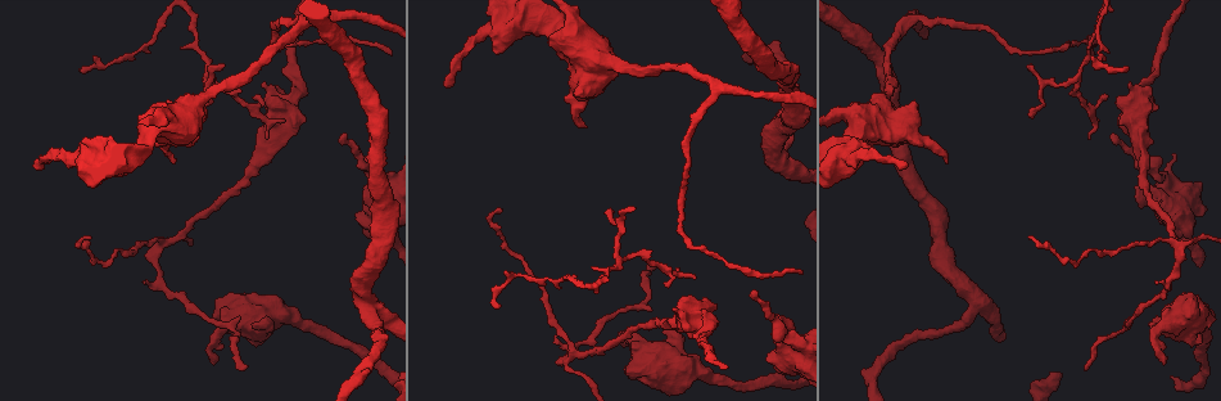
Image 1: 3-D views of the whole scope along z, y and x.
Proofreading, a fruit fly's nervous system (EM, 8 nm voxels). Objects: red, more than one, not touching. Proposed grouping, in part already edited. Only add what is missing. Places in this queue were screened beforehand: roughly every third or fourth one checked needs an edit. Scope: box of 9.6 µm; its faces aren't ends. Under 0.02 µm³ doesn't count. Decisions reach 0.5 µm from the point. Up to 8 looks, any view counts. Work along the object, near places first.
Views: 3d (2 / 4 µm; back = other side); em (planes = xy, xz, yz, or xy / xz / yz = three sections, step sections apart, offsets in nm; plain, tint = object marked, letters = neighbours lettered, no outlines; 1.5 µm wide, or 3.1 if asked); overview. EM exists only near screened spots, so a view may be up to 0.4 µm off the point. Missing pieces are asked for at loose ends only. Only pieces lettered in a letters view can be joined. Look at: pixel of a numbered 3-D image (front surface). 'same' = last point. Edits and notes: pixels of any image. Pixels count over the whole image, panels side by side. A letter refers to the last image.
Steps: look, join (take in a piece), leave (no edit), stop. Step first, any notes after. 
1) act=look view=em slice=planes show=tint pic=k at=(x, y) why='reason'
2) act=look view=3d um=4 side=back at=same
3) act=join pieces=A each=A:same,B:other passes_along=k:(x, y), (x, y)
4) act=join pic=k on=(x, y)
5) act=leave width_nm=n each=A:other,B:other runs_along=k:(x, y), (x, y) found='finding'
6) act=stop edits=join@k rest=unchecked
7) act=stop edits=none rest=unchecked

act=look view=em slice=xy step=4 show=letters pic=1 at=(341, 137) why='tapers out'

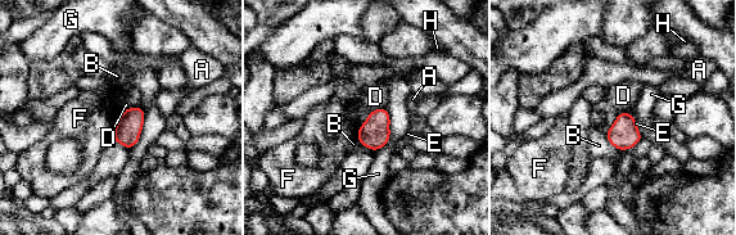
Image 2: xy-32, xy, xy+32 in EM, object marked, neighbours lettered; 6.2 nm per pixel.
act=look view=em slice=planes show=letters at=same

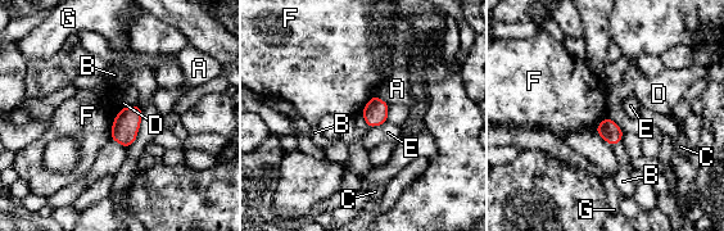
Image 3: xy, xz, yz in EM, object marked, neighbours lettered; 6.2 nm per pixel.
act=leave width_nm=140 each=A:other,B:other,C:other,D:other,E:other,F:other,G:other border=3:(116, 116), (109, 139) found='no lettered piece goes on from it'

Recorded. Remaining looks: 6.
act=look view=3d um=4 pic=1 at=(1149, 322) why='free end'

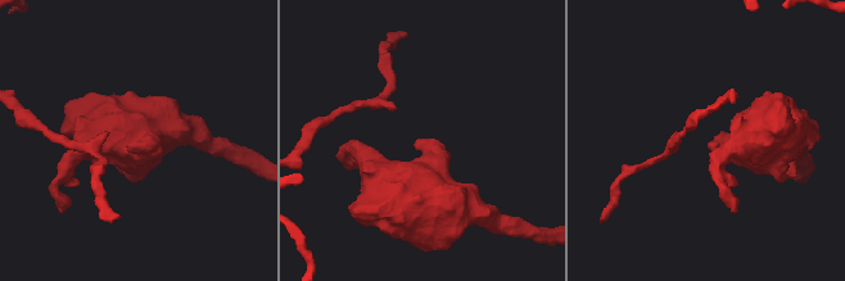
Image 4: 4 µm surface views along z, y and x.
act=look view=em slice=xz step=8 show=letters pic=4 at=(709, 143)

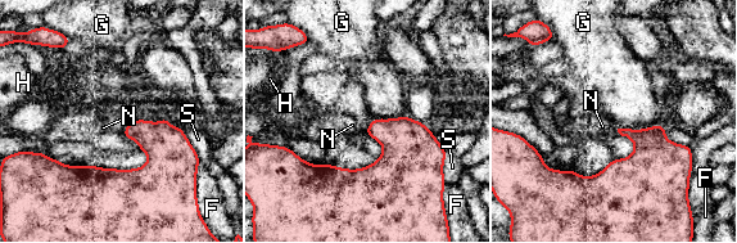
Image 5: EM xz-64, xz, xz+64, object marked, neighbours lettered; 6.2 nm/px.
act=look view=em slice=planes show=letters at=same why='cut it another way'

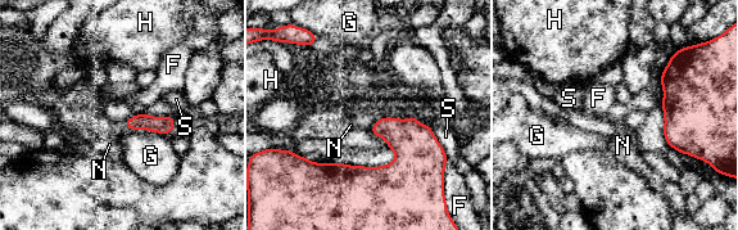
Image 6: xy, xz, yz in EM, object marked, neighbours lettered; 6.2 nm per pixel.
act=leave longest_contact=G:260nm each=F:other,G:other,H:other,N:other,S:other found='no lettered piece goes on from it'

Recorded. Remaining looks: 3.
act=look view=3d um=4 pic=1 at=(907, 163) why='thin end'

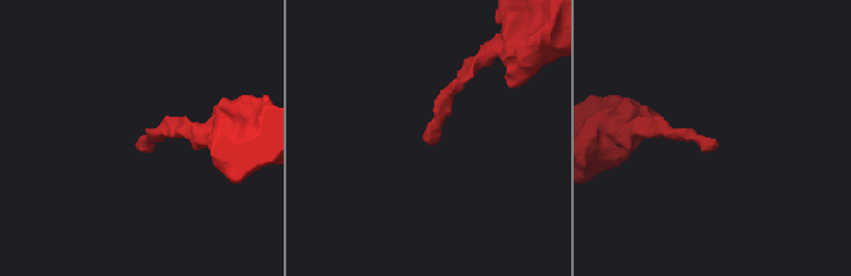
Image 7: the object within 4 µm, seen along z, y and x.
act=look view=em slice=planes show=letters pic=7 at=(427, 143) why='now the EM'

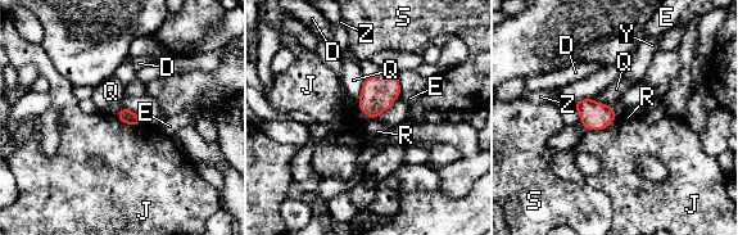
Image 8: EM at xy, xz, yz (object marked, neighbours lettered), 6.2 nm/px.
act=leave longest_contact=J:220nm each=D:other,E:other,J:other,Q:other,R:other,S:other,Y:other,Z:other border=8:(617, 117), (603, 129), (585, 131) found='none of them fits'

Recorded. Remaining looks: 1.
act=stop edits=none rest=unchecked

